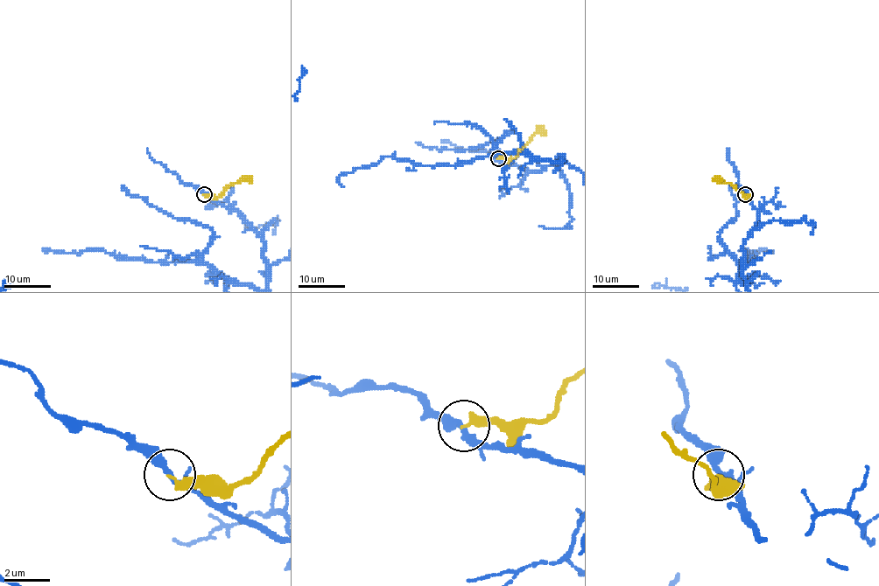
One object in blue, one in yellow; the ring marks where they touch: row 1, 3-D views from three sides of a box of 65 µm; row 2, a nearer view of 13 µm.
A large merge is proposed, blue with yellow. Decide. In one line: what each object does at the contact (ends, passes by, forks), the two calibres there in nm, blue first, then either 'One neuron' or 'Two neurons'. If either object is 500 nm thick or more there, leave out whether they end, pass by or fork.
At the ring blue forks. At the ring yellow ends. Thickness 220 nm (blue) against 320 nm. Two neurons

